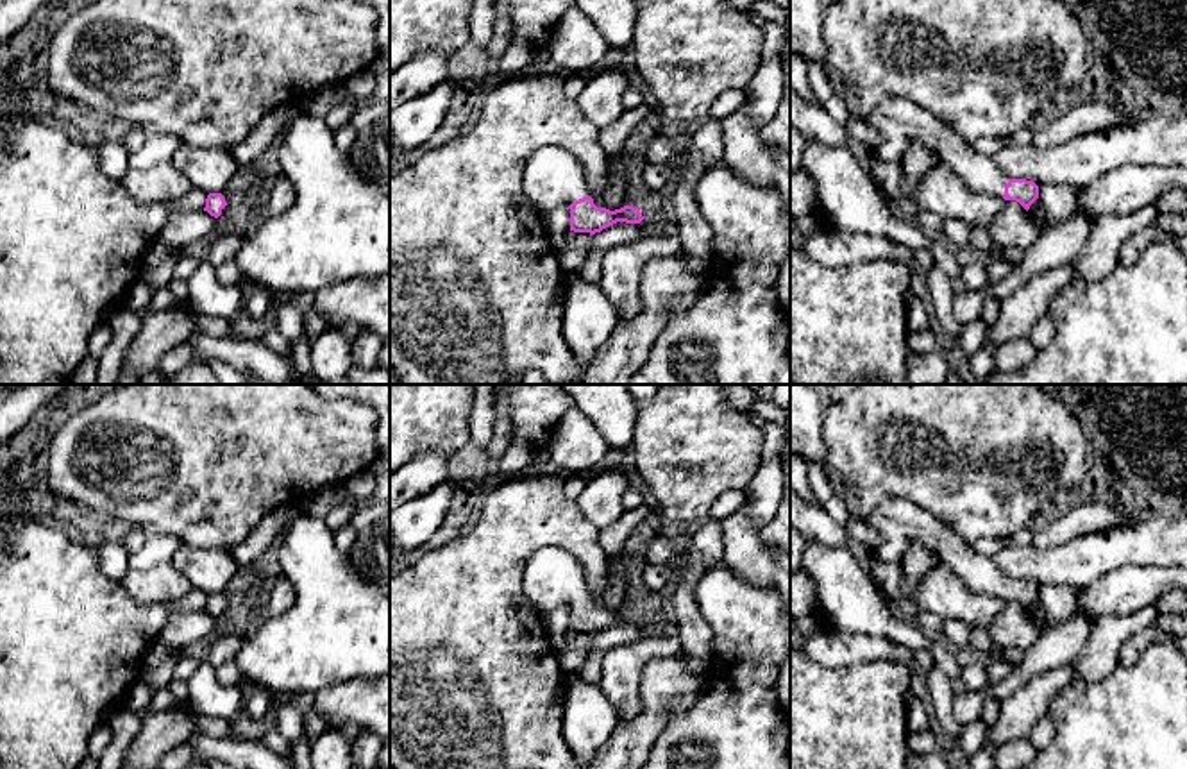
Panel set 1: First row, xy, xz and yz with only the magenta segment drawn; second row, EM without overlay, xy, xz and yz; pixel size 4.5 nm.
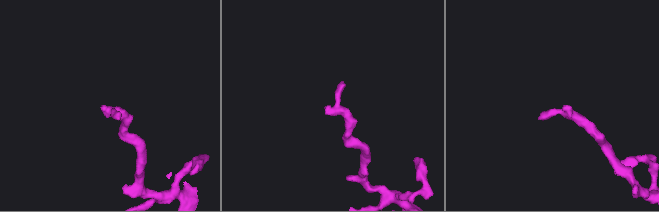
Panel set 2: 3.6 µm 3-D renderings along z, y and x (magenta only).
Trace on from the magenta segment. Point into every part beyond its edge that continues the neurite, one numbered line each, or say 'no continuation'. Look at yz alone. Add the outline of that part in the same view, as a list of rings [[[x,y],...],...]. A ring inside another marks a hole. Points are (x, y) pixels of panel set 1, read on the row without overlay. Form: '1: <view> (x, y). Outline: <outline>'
1: yz (900, 523). Outline: [[[897,497],[881,499],[867,517],[871,528],[881,535],[881,545],[874,551],[885,563],[896,563],[912,544],[921,542],[935,551],[967,588],[1003,597],[1008,578],[989,556],[976,553],[955,531],[913,503]]]

